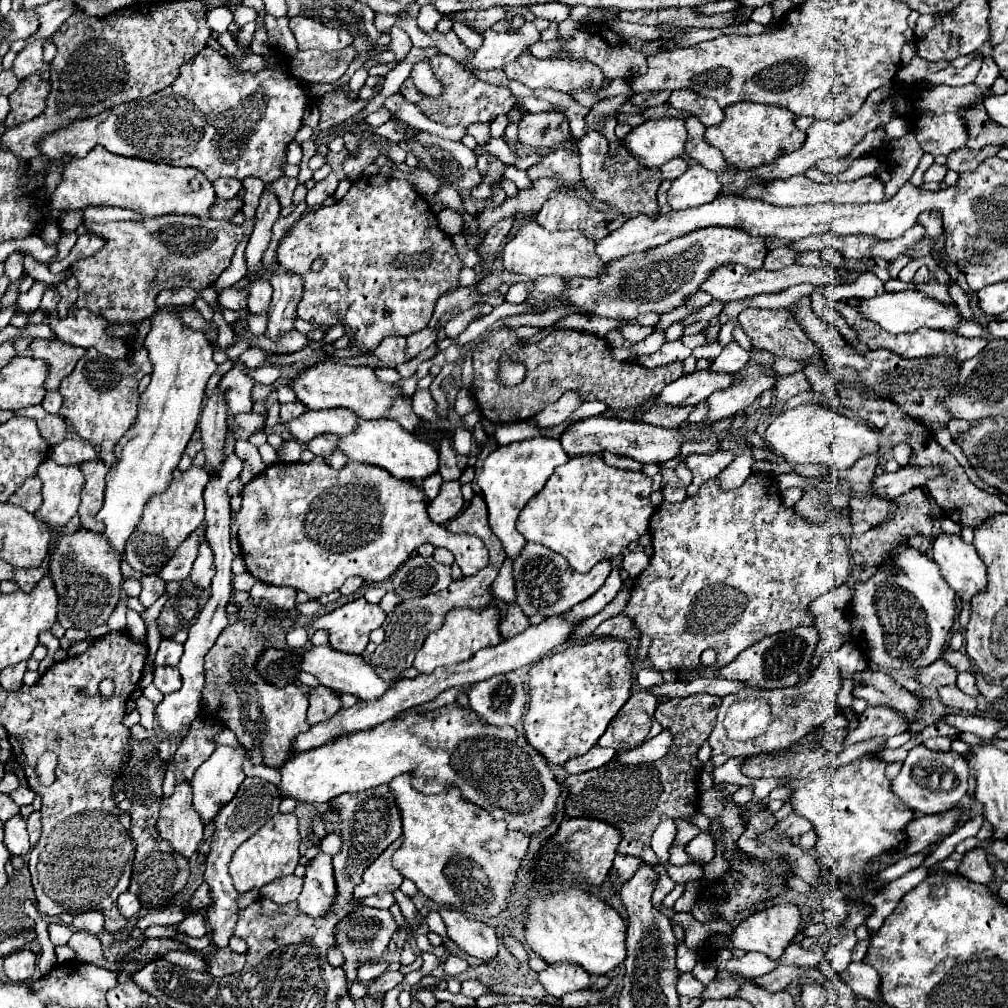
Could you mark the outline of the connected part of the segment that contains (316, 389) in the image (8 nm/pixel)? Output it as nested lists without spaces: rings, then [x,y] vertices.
[[[318,362],[316,366],[304,370],[298,378],[294,378],[292,390],[308,410],[348,408],[364,420],[374,418],[396,420],[408,432],[414,432],[416,426],[420,426],[422,422],[412,410],[412,396],[404,396],[404,392],[394,384],[380,382],[372,368],[356,368],[340,362]]]

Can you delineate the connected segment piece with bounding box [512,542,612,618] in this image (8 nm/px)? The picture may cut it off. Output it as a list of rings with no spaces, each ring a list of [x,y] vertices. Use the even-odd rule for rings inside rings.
[[[526,542],[520,556],[516,556],[512,570],[514,570],[518,606],[522,608],[522,612],[526,616],[542,614],[546,618],[546,616],[562,614],[564,610],[570,610],[572,606],[590,598],[604,584],[612,566],[610,566],[610,562],[598,562],[590,572],[580,574],[580,572],[572,570],[560,554],[548,550],[540,544]]]

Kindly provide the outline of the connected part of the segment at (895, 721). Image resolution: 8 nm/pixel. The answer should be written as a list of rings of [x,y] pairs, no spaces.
[[[868,706],[864,714],[860,714],[858,718],[858,726],[848,732],[846,736],[846,744],[856,744],[856,742],[864,742],[870,738],[878,738],[878,736],[894,736],[904,732],[906,722],[904,718],[900,718],[900,714],[896,714],[894,710],[886,708],[886,706]]]

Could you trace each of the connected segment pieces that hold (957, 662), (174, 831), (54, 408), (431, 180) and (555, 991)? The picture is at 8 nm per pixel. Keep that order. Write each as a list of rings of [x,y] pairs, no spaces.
[[[946,650],[944,652],[944,660],[950,664],[950,666],[954,666],[954,670],[958,670],[958,672],[972,672],[973,664],[972,662],[968,662],[968,658],[962,654],[962,652],[954,652],[954,650]]]
[[[180,780],[174,786],[174,794],[162,800],[158,834],[186,858],[198,850],[198,844],[204,836],[204,826],[192,808],[192,790],[186,780]]]
[[[48,392],[40,404],[42,404],[42,408],[44,408],[46,412],[58,414],[58,410],[60,410],[60,406],[62,406],[62,398],[60,398],[58,392]]]
[[[418,168],[414,172],[402,172],[402,170],[394,170],[392,176],[396,178],[404,178],[408,182],[412,182],[420,194],[426,194],[426,196],[434,196],[440,192],[440,180],[436,176],[432,176],[426,168]]]
[[[556,962],[538,972],[538,982],[546,988],[548,994],[562,998],[568,992],[588,988],[590,974],[586,974],[586,970],[574,962]]]

